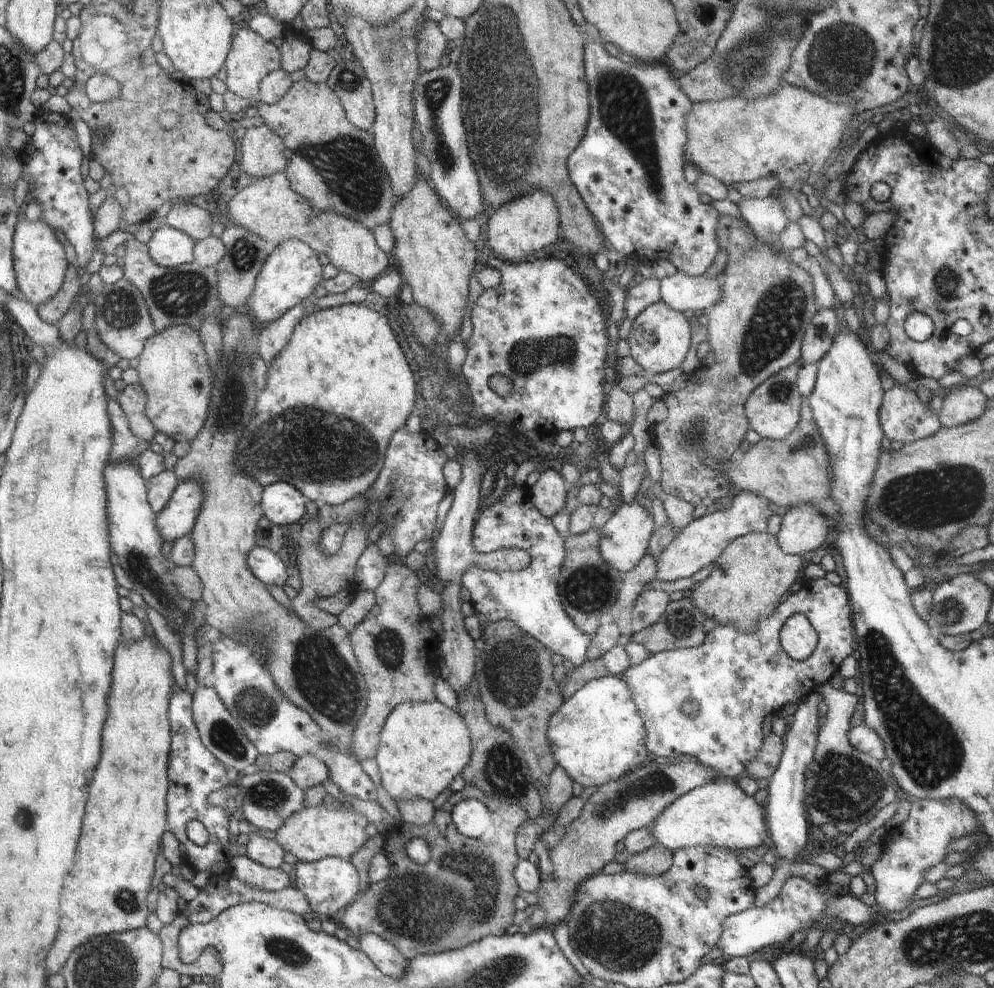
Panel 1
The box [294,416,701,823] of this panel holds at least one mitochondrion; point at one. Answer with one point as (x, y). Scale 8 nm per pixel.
(513, 673)

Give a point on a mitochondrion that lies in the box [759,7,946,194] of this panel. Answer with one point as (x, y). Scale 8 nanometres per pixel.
(842, 56)

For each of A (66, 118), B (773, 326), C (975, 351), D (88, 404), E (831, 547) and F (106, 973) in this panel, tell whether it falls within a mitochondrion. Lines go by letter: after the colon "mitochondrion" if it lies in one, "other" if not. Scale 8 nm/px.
A: other
B: mitochondrion
C: other
D: other
E: other
F: mitochondrion

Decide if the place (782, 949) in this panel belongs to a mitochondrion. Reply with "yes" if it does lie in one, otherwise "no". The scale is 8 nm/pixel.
no

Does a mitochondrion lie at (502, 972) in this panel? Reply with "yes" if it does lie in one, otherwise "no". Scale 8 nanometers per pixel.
yes

